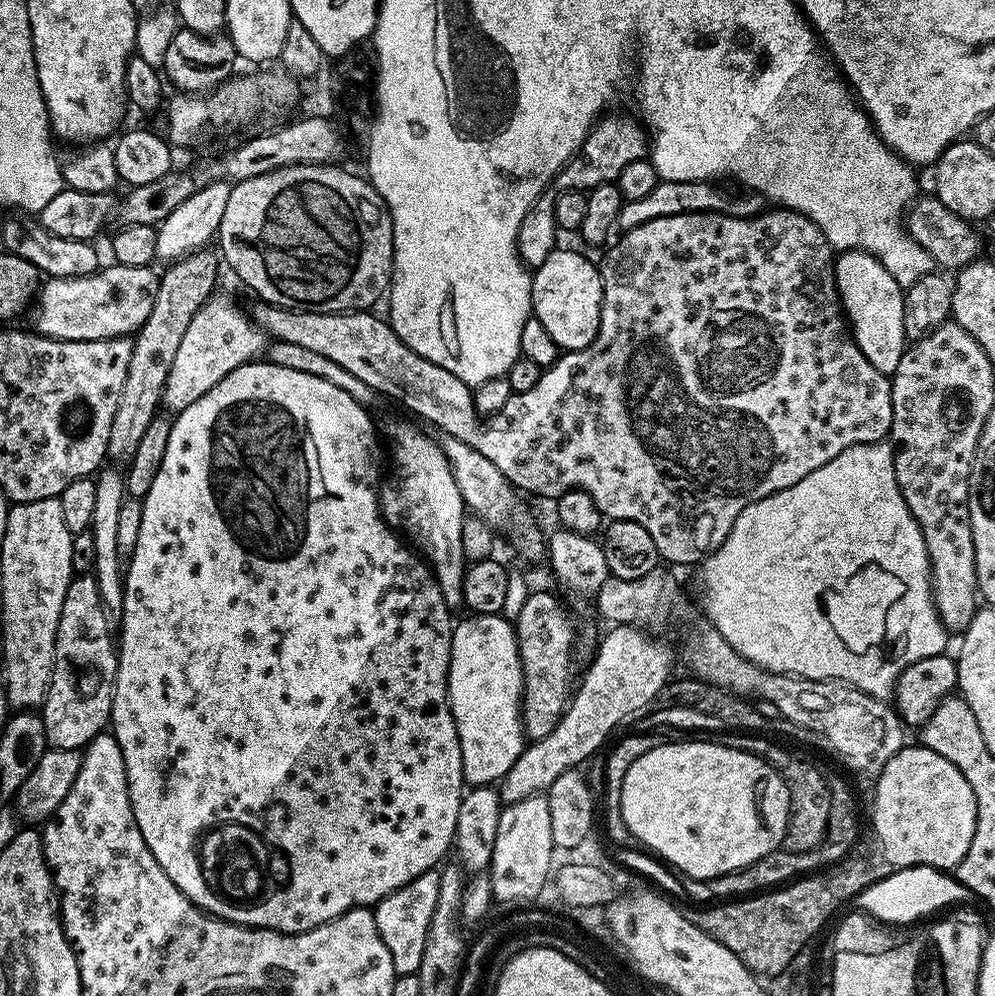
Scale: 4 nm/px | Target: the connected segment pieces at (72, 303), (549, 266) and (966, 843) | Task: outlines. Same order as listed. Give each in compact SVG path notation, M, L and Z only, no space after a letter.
M109 265L88 276L45 279L31 309L31 327L55 340L114 340L136 334L154 310L157 273L151 267Z
M557 247L550 258L532 272L532 316L546 326L546 334L554 338L557 349L574 353L589 348L598 334L603 289L600 269L595 263L592 265L580 252Z
M903 747L875 777L876 801L870 809L874 839L893 869L922 866L955 870L974 838L974 790L954 762L929 748L915 747Z

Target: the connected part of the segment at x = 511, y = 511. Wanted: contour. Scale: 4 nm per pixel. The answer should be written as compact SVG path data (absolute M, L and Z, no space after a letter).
M444 436L439 445L454 470L454 478L458 482L458 490L464 499L465 509L475 514L493 530L499 530L501 533L512 532L512 544L516 547L518 555L525 556L528 560L543 561L546 556L545 533L540 533L535 518L528 514L527 506L520 501L521 493L506 478L506 474L502 474L502 470L498 470L498 466L494 466L490 458L478 454L474 446L458 442L458 438Z

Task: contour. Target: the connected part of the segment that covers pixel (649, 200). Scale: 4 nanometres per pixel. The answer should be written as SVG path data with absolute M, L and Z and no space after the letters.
M661 180L646 198L625 200L620 208L618 221L621 229L642 226L642 222L650 222L654 218L670 218L674 214L694 214L695 212L722 212L726 216L759 216L765 211L766 201L759 192L745 191L745 196L727 196L715 183L706 180L694 182L670 182Z

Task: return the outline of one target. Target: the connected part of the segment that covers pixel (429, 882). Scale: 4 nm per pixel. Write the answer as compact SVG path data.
M433 870L414 878L397 892L390 893L375 905L376 925L386 950L390 950L390 962L394 962L397 976L419 973L422 966L422 950L426 950L426 934L434 918L434 906L438 906L439 871Z

